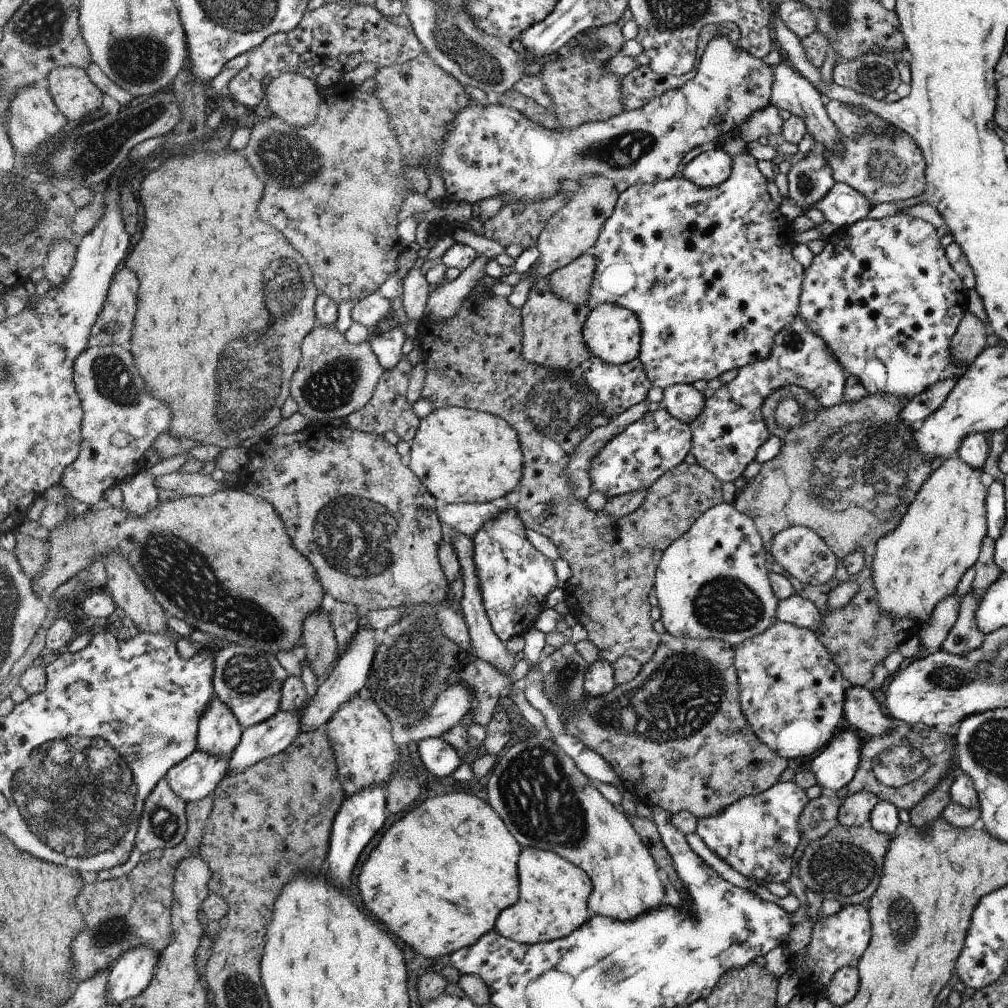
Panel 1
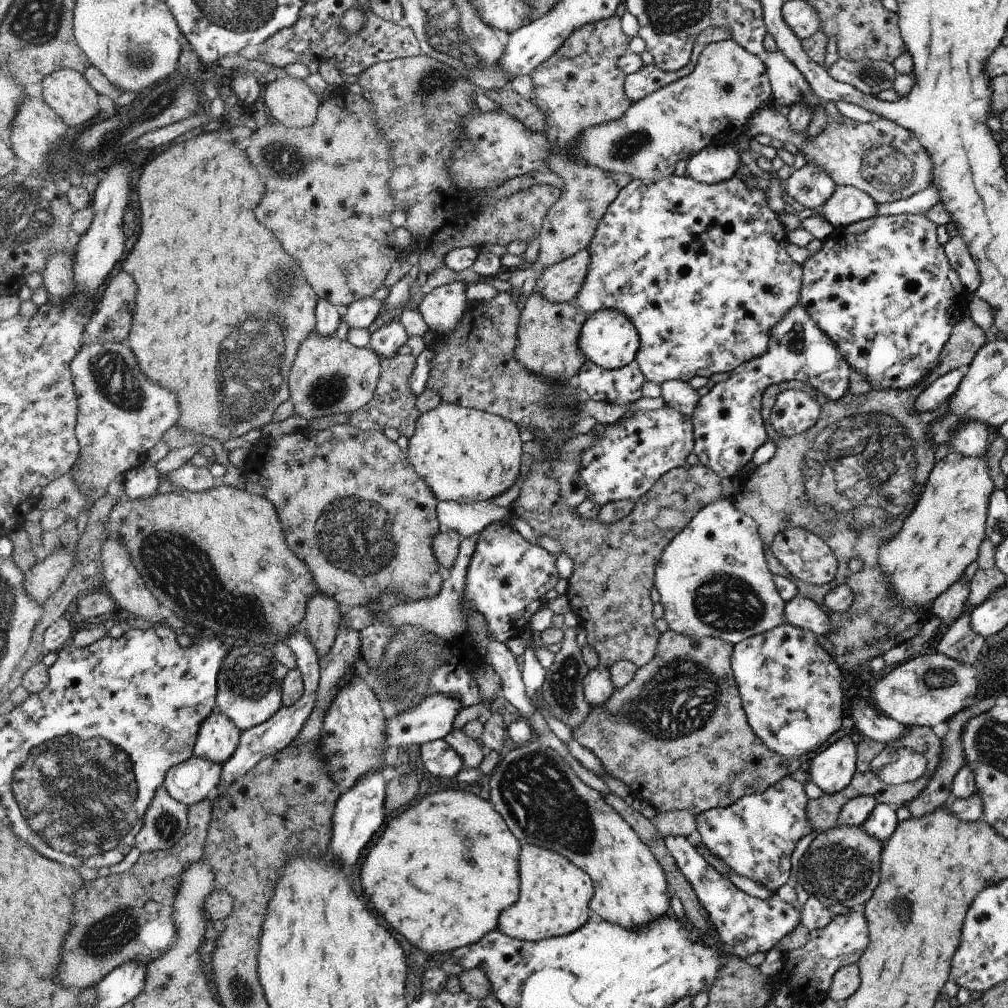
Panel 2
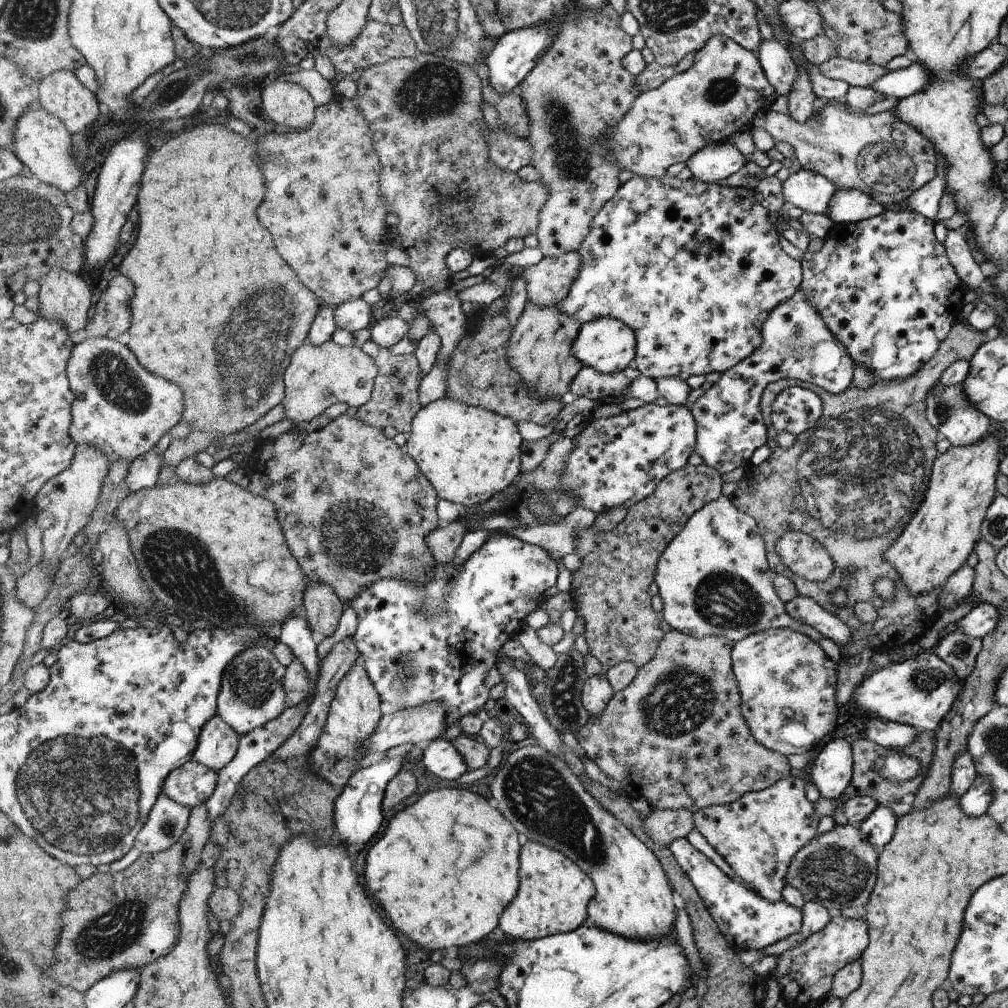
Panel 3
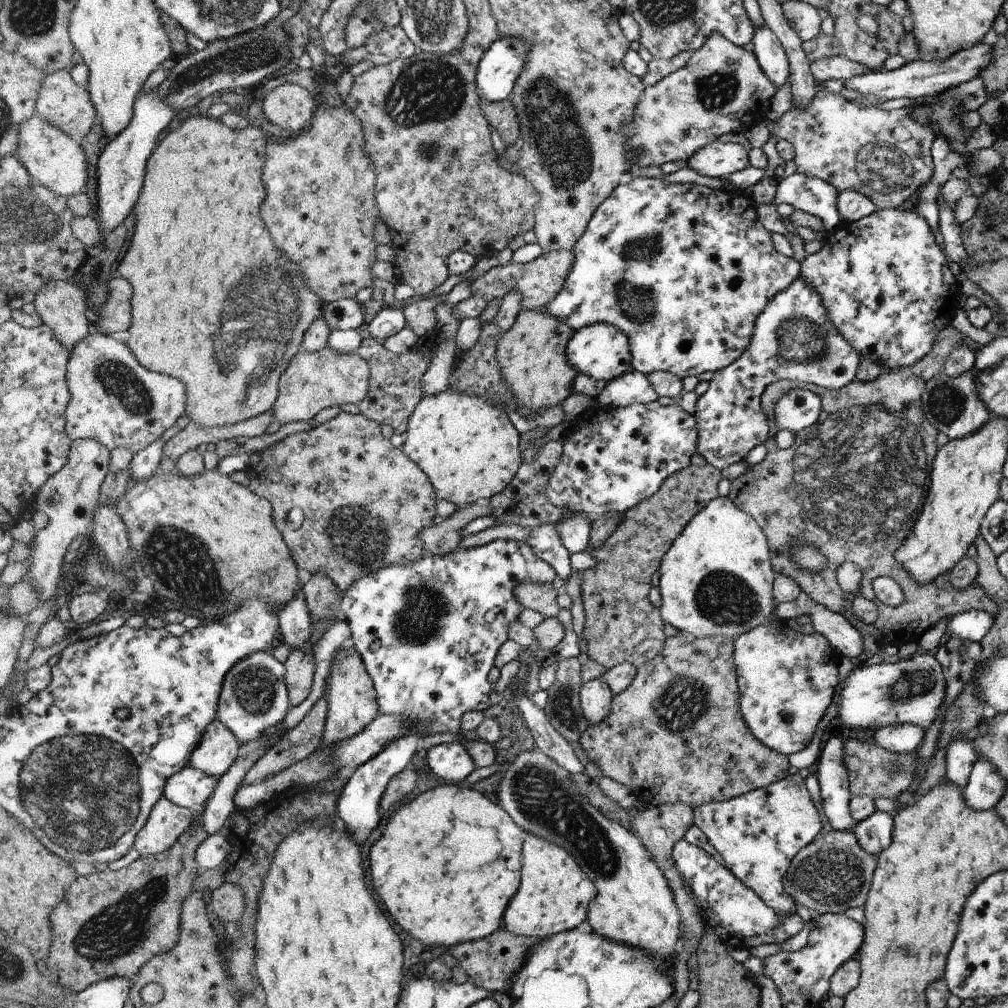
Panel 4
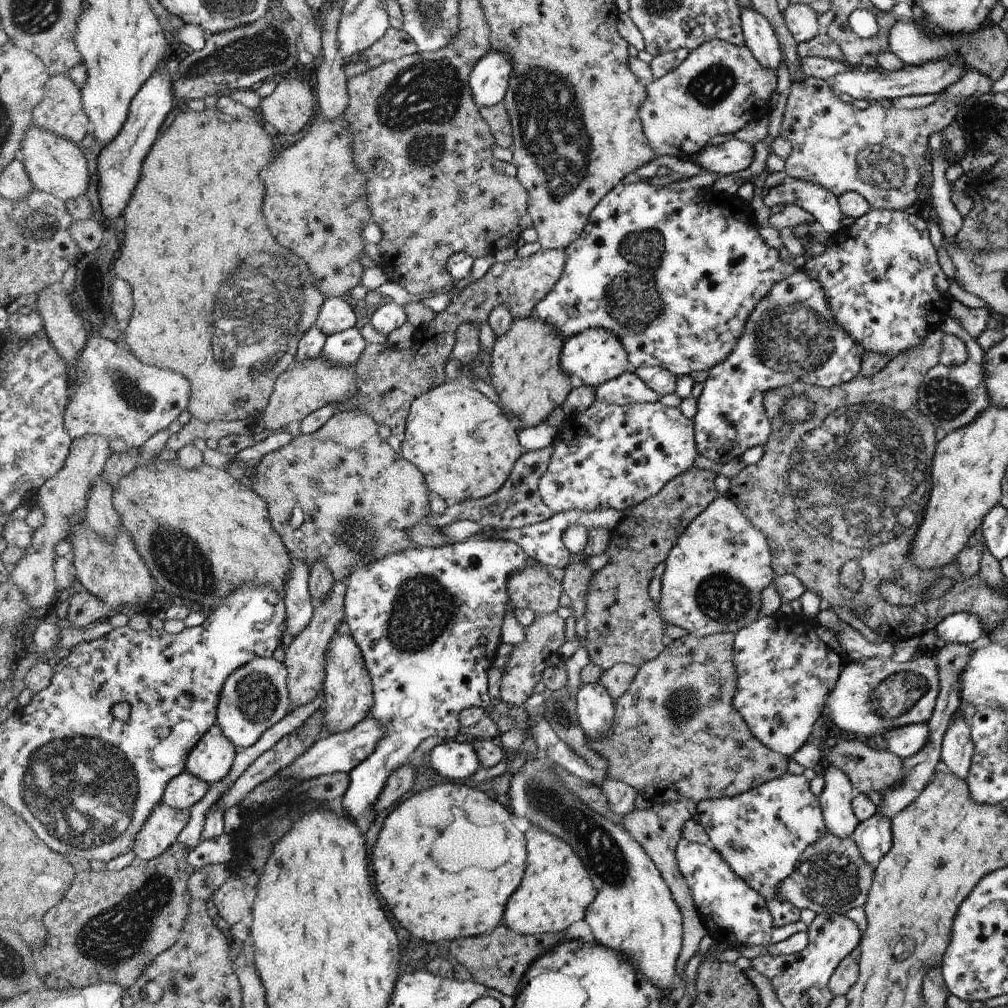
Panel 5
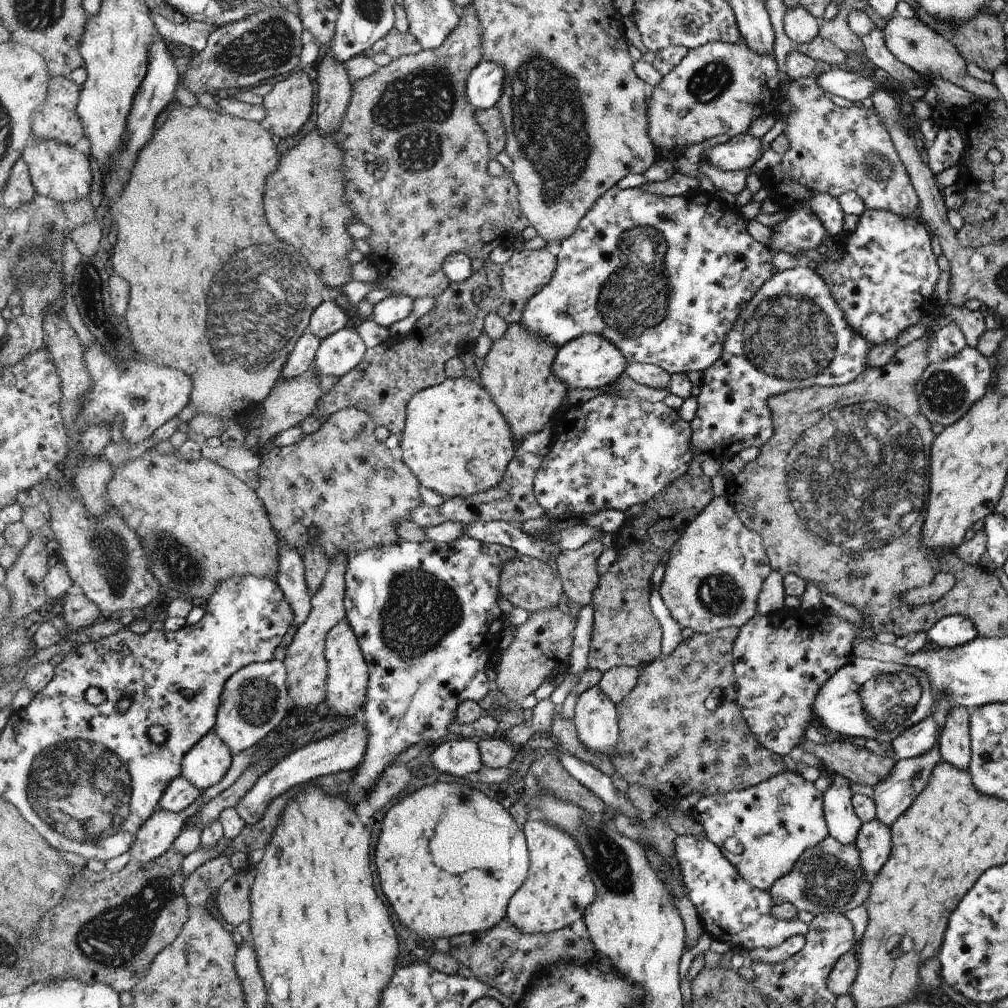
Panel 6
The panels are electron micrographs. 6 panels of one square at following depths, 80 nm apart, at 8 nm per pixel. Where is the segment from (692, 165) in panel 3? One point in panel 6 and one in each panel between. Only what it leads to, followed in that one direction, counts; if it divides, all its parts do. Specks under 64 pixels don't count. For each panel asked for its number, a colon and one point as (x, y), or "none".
4: (718, 159)
5: (728, 158)
6: (742, 151)

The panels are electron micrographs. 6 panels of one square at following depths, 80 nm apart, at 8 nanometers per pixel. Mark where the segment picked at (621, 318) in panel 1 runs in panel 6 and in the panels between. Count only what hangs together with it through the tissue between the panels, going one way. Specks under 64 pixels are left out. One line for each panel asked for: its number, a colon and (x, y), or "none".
2: (609, 339)
3: (607, 345)
4: (602, 352)
5: (596, 355)
6: (590, 361)

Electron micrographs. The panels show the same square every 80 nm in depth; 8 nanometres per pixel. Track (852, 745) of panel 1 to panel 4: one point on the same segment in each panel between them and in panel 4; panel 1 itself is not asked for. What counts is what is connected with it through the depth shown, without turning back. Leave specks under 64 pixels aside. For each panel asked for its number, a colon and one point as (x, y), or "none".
2: (832, 769)
3: (832, 772)
4: (834, 781)

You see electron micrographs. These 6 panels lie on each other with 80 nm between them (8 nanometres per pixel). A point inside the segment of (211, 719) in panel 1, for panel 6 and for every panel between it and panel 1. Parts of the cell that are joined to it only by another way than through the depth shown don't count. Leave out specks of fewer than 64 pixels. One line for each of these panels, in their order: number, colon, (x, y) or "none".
2: (218, 737)
3: (218, 743)
4: (216, 753)
5: (213, 757)
6: (209, 761)

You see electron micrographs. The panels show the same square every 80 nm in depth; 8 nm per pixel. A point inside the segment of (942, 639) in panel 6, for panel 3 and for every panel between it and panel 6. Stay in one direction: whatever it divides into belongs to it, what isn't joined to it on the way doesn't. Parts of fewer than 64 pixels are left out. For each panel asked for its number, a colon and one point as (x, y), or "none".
3: (982, 619)
4: (973, 625)
5: (963, 628)

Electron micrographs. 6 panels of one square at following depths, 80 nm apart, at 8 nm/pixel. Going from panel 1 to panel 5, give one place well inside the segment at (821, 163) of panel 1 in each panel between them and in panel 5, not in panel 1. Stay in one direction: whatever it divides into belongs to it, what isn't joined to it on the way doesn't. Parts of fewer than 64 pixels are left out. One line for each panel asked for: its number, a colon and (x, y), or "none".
2: (810, 187)
3: (811, 192)
4: (805, 193)
5: (823, 204)

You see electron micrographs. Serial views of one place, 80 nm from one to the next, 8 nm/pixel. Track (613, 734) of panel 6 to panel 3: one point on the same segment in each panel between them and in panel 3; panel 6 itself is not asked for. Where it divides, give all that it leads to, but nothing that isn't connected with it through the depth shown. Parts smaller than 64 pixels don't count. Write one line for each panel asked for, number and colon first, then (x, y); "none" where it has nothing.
3: (597, 693)
4: (595, 698)
5: (595, 707)

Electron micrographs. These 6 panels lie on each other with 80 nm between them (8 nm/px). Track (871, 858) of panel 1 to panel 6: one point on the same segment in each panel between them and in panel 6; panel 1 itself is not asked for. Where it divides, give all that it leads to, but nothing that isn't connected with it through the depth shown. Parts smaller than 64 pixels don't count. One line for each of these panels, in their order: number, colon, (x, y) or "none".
2: (842, 865)
3: (838, 869)
4: (834, 873)
5: (832, 876)
6: (828, 878)

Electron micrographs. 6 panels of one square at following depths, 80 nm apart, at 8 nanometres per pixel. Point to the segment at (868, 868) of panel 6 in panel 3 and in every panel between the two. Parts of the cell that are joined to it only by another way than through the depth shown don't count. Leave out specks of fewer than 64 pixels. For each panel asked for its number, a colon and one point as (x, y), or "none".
3: (878, 829)
4: (875, 833)
5: (874, 836)

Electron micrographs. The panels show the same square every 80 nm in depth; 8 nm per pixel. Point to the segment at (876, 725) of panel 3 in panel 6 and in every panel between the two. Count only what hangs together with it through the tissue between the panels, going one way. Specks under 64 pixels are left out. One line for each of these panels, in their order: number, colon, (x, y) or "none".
4: (902, 739)
5: (908, 740)
6: (914, 742)

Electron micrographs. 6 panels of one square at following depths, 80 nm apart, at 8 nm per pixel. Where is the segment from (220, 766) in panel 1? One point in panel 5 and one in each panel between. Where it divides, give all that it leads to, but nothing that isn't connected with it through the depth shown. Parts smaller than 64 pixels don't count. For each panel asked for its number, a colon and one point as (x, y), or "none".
2: (193, 781)
3: (191, 785)
4: (191, 788)
5: (185, 790)

